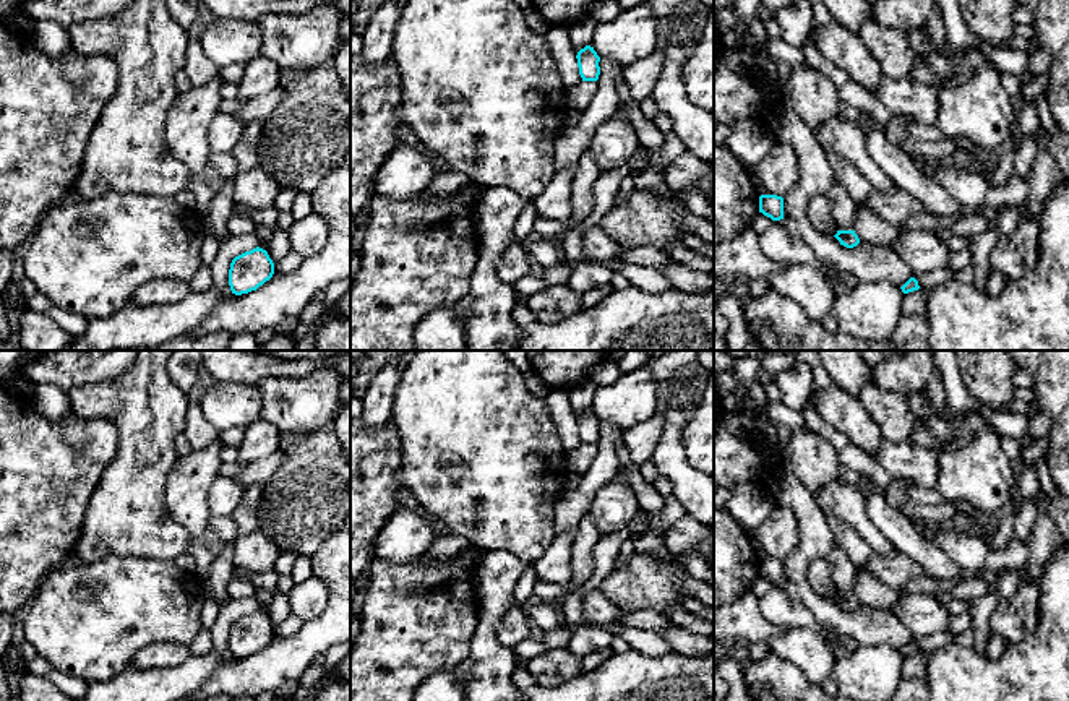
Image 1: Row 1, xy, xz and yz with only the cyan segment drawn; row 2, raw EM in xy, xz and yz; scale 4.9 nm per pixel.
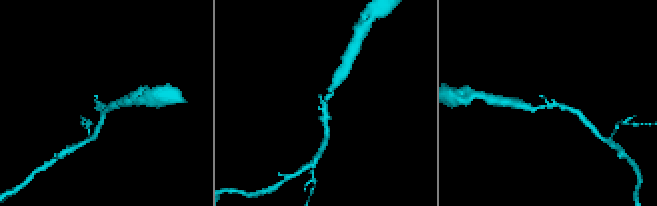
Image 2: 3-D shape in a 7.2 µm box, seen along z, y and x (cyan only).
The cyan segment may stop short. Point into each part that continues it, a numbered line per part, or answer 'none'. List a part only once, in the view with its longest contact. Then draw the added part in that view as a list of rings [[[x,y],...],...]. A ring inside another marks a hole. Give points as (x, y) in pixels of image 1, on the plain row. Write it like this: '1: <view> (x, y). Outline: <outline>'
none

